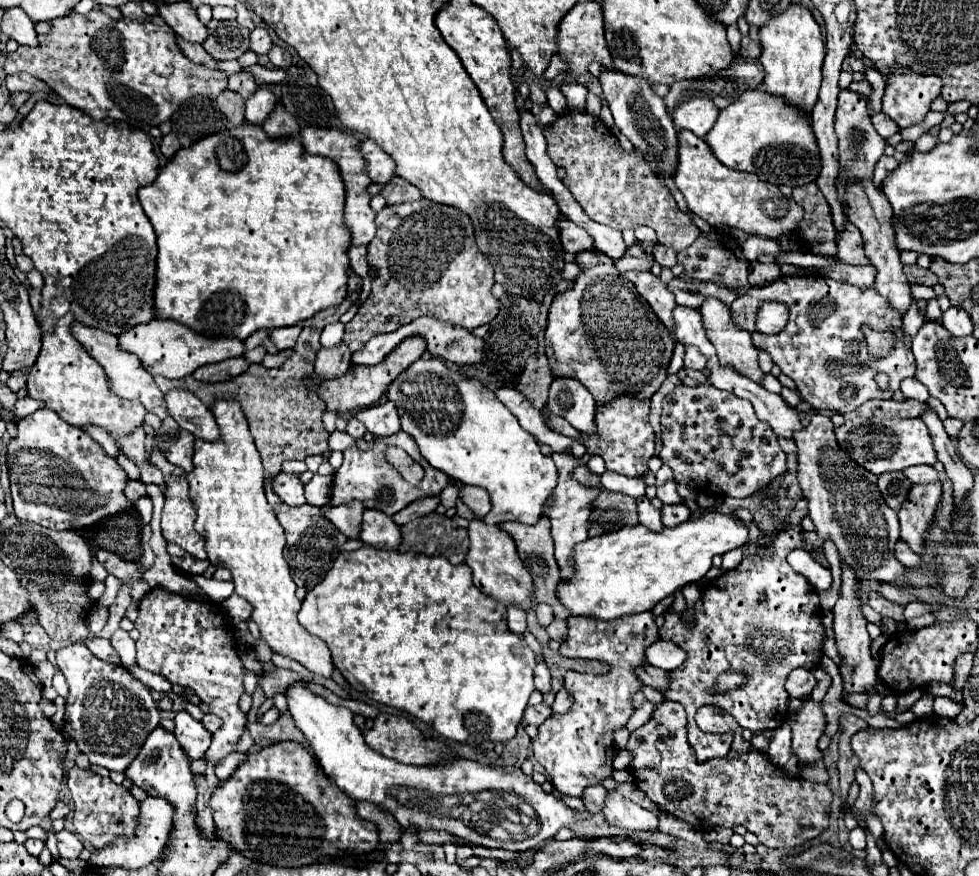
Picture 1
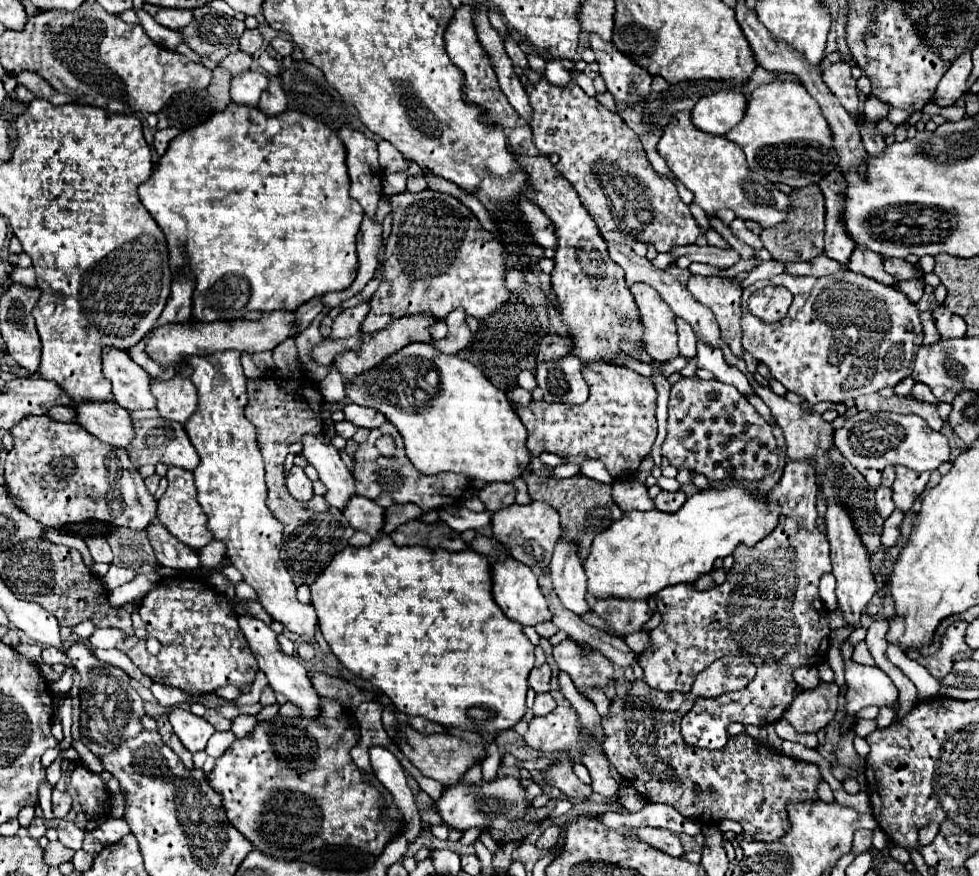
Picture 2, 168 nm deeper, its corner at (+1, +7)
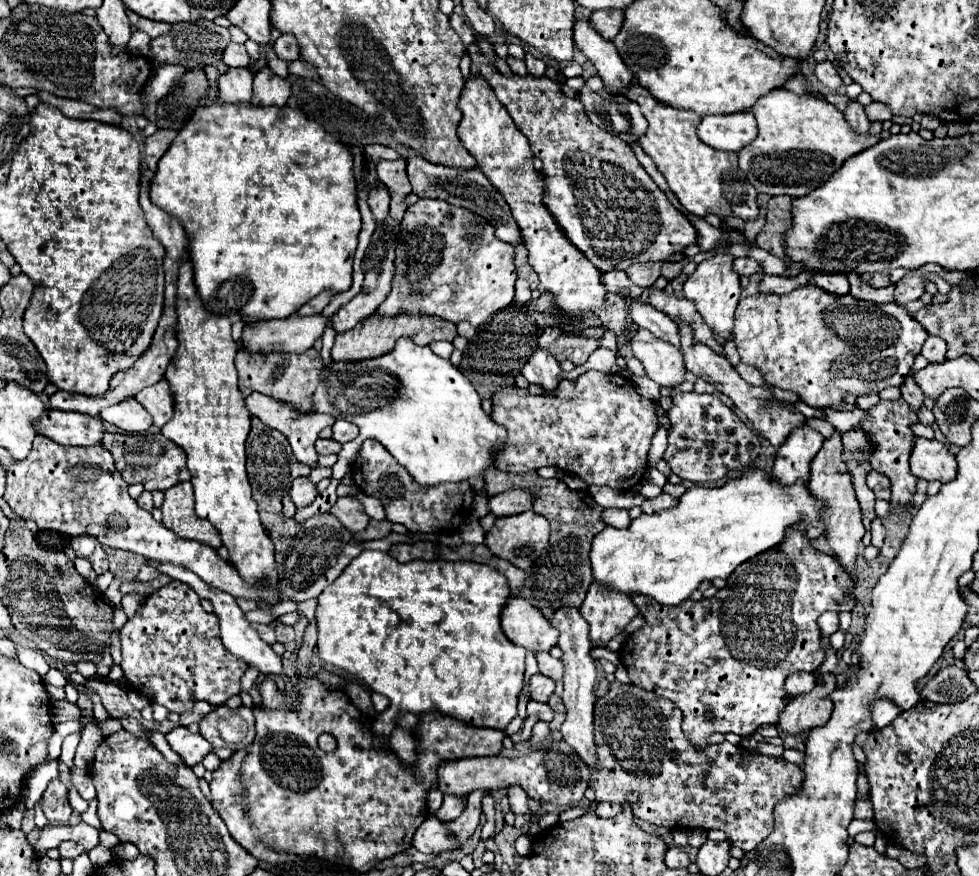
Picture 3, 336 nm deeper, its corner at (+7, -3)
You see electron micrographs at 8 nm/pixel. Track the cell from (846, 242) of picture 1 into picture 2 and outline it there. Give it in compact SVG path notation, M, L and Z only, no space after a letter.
M856 246L854 254L850 258L848 270L858 272L858 274L864 274L864 276L868 276L868 278L872 278L876 282L888 284L888 286L894 286L894 282L896 282L890 274L884 272L884 268L882 268L882 256L874 254L866 246Z

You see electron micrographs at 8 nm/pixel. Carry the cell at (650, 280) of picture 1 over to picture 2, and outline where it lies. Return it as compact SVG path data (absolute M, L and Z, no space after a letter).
M634 284L632 288L634 302L638 306L638 320L642 322L644 336L642 336L642 346L646 354L652 360L666 362L670 358L676 358L678 344L676 344L676 324L674 324L674 314L662 302L660 294L654 292L648 284Z

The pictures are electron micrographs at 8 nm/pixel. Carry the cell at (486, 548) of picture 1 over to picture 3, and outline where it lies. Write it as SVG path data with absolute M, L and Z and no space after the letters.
M520 596L508 598L502 610L502 630L510 642L532 652L550 650L558 640L558 632L550 620Z

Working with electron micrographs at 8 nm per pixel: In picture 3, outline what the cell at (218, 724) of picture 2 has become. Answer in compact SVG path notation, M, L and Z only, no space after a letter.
M210 712L206 718L202 718L200 720L200 734L214 746L214 748L218 748L218 746L230 746L232 750L236 750L236 744L230 744L230 742L226 742L222 736L220 736L220 732L218 732L218 714L216 712Z

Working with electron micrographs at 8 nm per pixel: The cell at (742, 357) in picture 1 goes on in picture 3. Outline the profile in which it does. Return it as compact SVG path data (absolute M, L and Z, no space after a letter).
M718 244L714 246L714 256L700 262L698 268L694 270L692 276L686 278L684 282L684 296L688 300L692 300L696 304L696 310L700 312L700 316L704 318L704 322L712 328L716 340L724 346L728 336L732 336L732 328L734 328L734 312L740 300L740 280L738 274L732 270L732 256L724 252L728 244Z

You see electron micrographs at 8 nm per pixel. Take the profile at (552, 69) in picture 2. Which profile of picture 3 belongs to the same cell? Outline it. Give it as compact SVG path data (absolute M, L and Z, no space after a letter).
M530 52L526 54L526 68L528 68L528 74L534 76L534 78L542 78L546 76L546 64L538 58L534 58Z

